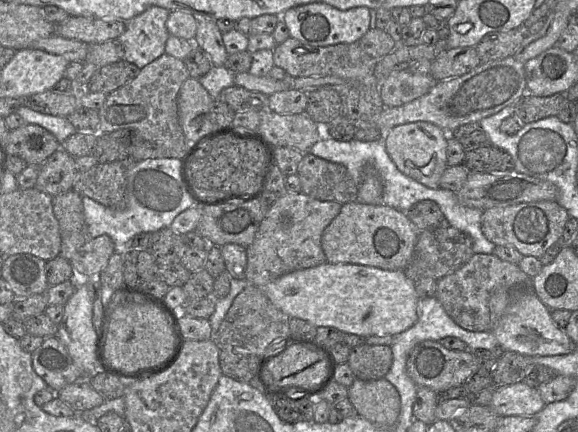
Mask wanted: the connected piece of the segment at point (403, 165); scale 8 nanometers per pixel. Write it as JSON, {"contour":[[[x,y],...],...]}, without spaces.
{"contour":[[[424,121],[401,124],[386,131],[385,149],[400,172],[430,189],[439,188],[447,165],[449,134],[438,126]]]}

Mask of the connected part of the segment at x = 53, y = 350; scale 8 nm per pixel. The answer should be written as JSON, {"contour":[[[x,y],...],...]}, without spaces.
{"contour":[[[56,336],[45,338],[31,356],[34,371],[54,393],[82,378],[80,369]]]}

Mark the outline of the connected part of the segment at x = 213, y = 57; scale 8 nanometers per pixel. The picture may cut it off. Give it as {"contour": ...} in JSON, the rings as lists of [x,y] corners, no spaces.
{"contour":[[[196,17],[196,19],[198,26],[193,40],[195,46],[208,55],[213,66],[224,66],[228,53],[215,20],[207,17]]]}

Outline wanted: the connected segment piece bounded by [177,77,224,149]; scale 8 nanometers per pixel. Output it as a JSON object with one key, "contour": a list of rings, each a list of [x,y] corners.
{"contour":[[[188,78],[182,84],[177,99],[178,120],[186,138],[186,149],[195,147],[201,139],[224,130],[211,123],[214,99],[198,79]]]}

